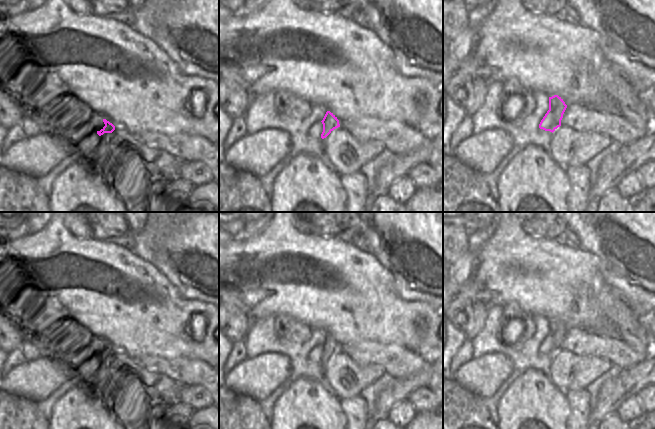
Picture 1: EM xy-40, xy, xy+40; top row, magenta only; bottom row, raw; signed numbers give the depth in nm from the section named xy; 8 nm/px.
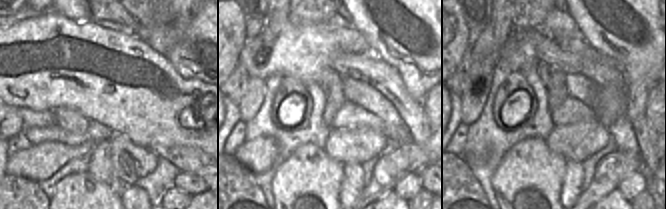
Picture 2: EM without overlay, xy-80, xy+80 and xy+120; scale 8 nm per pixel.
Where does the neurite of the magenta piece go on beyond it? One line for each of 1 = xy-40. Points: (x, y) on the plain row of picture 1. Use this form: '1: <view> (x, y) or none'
1: xy-40 (99, 382)

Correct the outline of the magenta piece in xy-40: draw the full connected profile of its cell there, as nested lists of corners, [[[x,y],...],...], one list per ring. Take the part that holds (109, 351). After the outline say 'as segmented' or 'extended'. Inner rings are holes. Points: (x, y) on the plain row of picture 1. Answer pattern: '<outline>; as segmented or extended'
[[[103,343],[103,346],[105,350],[95,358],[95,368],[92,371],[93,378],[89,386],[96,389],[108,401],[115,401],[107,382],[109,362],[115,354],[115,350],[106,343]]]; extended

